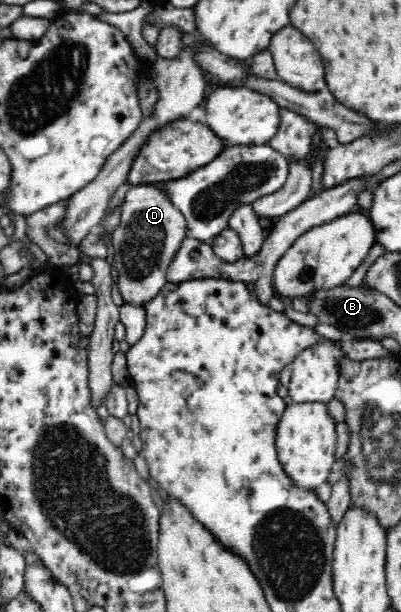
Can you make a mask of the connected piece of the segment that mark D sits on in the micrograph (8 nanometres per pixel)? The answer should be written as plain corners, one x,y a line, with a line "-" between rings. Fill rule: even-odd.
154,183
132,185
119,208
119,221
113,228
112,246
114,273
117,287
124,302
144,307
164,286
164,271
178,250
182,239
187,236
184,213
172,203
163,189

